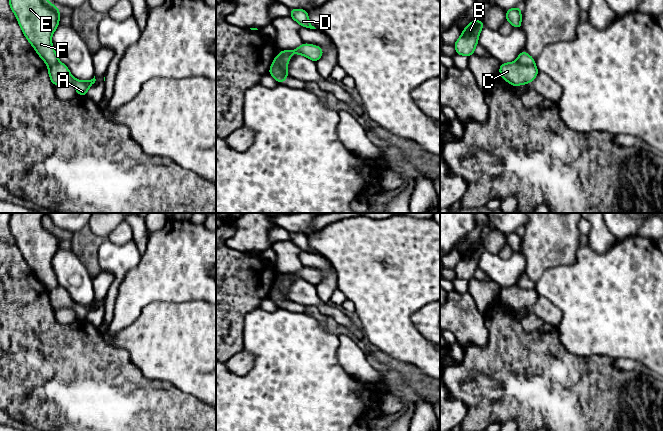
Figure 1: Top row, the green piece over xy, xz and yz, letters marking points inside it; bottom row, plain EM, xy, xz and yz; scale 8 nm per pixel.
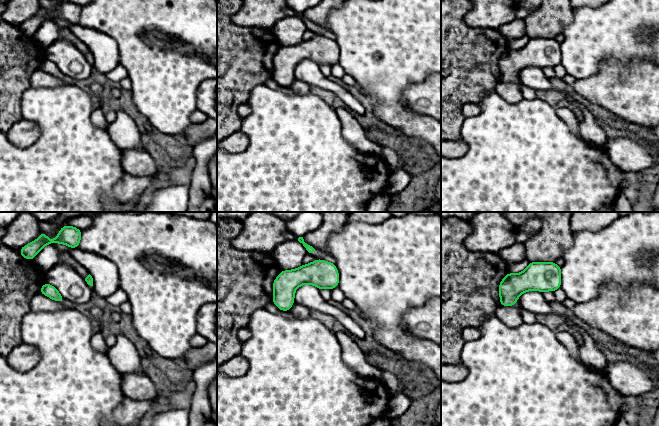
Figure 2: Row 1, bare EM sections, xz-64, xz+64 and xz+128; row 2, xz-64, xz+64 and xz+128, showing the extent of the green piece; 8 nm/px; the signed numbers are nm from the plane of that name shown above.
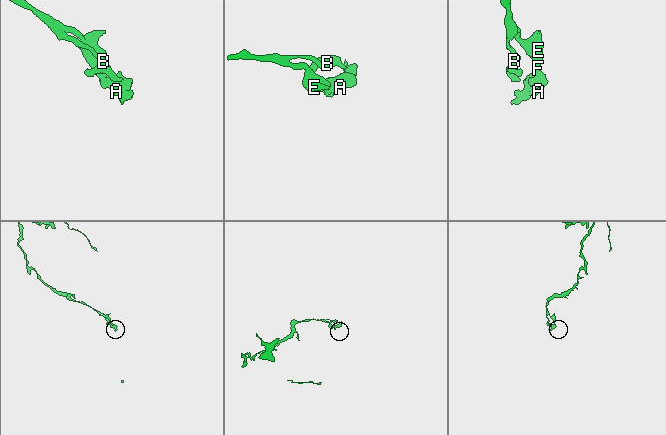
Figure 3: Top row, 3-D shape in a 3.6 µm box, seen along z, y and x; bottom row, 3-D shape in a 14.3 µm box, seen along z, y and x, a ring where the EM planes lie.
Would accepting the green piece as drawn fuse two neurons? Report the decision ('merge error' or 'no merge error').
merge error

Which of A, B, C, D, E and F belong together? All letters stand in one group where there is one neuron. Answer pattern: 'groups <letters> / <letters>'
groups A C / B D E F

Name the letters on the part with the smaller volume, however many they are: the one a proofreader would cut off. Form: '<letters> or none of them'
A, C

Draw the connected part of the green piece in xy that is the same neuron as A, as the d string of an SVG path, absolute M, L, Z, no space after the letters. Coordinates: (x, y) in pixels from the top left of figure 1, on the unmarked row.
M57 286L56 288L48 291L49 301L54 310L61 308L71 308L77 315L78 319L86 320L88 313L95 307L95 300L90 305L80 305L71 300L68 291Z

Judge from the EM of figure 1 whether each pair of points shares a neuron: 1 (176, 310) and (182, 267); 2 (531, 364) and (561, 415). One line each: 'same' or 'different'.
1: different
2: same

